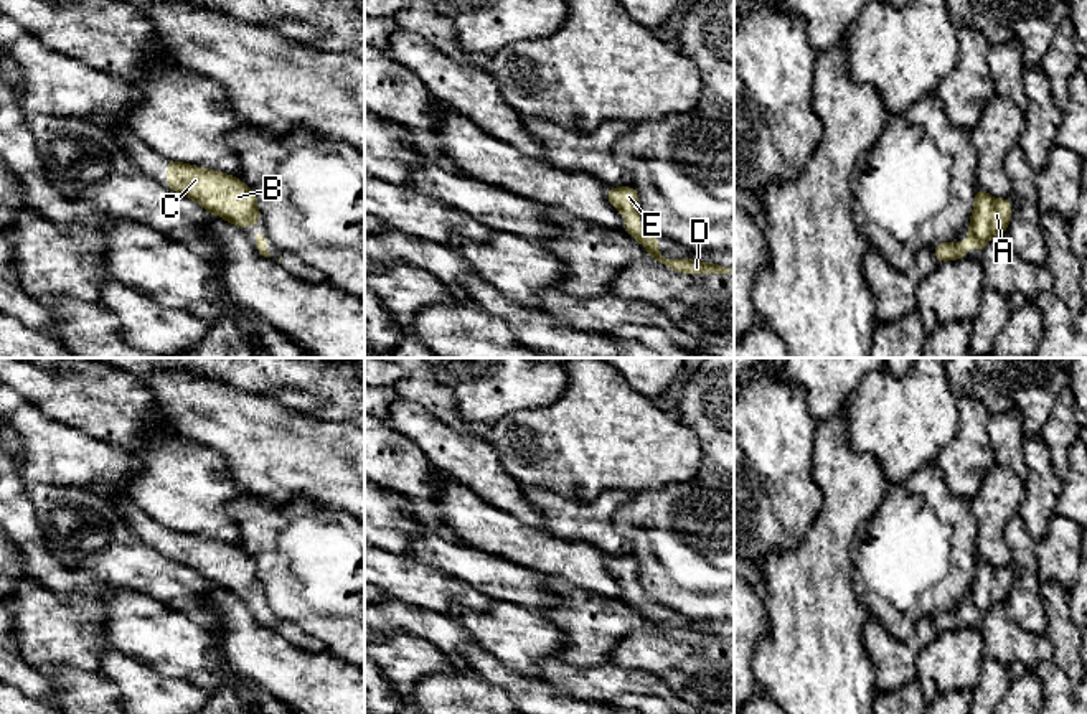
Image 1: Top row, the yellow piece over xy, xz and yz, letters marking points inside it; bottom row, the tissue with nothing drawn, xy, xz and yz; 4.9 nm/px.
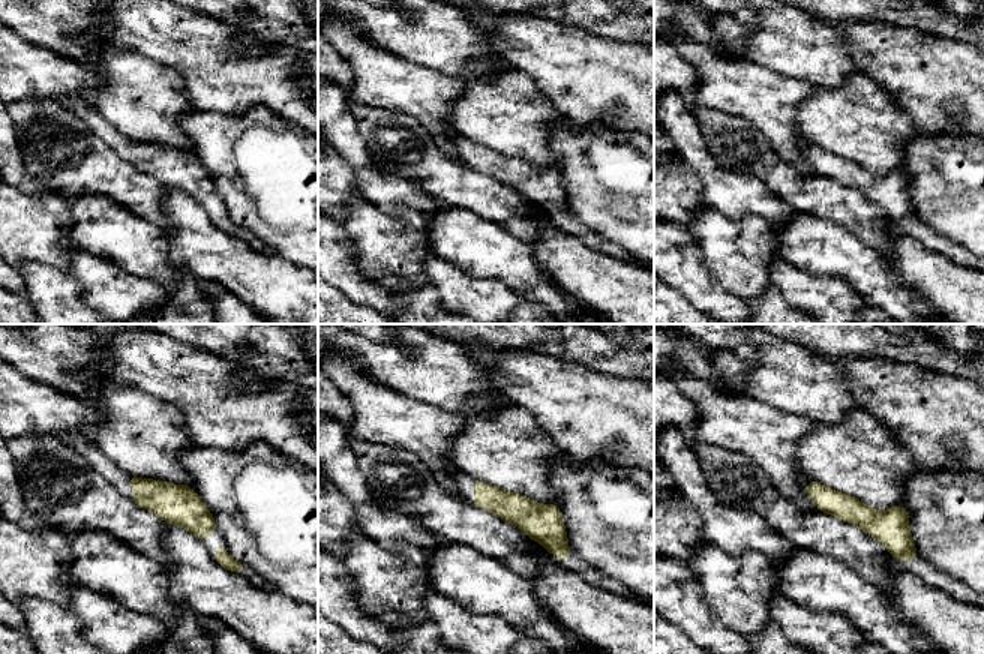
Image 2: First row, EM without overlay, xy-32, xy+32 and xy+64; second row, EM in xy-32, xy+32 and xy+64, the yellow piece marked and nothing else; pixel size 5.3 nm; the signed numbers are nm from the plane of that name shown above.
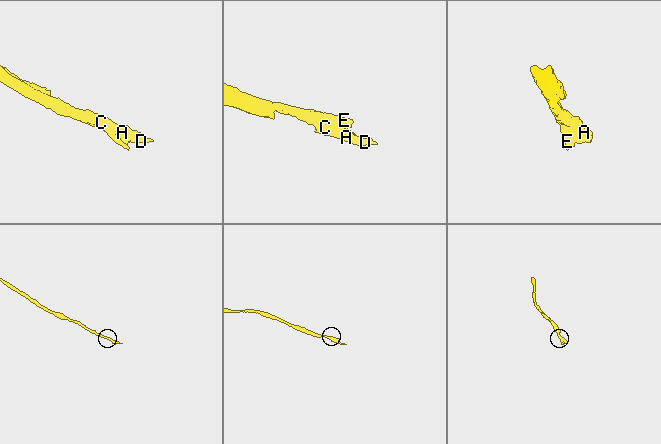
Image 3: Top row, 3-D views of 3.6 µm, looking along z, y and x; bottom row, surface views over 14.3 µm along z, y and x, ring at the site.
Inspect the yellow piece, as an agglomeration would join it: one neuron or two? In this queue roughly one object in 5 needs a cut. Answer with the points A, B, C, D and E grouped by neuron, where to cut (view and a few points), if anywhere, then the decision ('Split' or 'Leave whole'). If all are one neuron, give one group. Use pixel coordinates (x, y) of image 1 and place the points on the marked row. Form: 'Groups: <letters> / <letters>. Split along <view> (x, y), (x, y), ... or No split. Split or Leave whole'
Groups: A B C D E. No split. Leave whole

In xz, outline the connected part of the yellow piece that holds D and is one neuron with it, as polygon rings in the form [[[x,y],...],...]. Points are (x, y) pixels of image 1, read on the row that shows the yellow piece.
[[[609,186],[609,203],[625,218],[627,234],[638,241],[648,251],[655,262],[663,264],[665,267],[673,269],[676,272],[734,275],[734,269],[727,269],[714,262],[698,262],[693,259],[663,261],[656,244],[658,234],[653,234],[650,229],[638,226],[638,193],[632,186]]]

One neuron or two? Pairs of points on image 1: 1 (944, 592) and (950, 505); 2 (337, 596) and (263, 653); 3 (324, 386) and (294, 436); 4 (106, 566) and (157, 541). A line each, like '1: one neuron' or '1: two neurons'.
1: one neuron
2: two neurons
3: two neurons
4: two neurons

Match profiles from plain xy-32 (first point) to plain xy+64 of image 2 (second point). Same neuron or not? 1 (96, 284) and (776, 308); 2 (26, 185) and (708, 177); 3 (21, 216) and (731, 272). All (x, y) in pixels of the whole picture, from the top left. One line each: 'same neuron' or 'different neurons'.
1: different neurons
2: same neuron
3: same neuron

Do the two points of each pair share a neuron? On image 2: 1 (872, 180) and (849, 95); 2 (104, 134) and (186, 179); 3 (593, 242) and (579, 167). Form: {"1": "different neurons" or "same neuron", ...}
{"1": "different neurons", "2": "same neuron", "3": "different neurons"}

